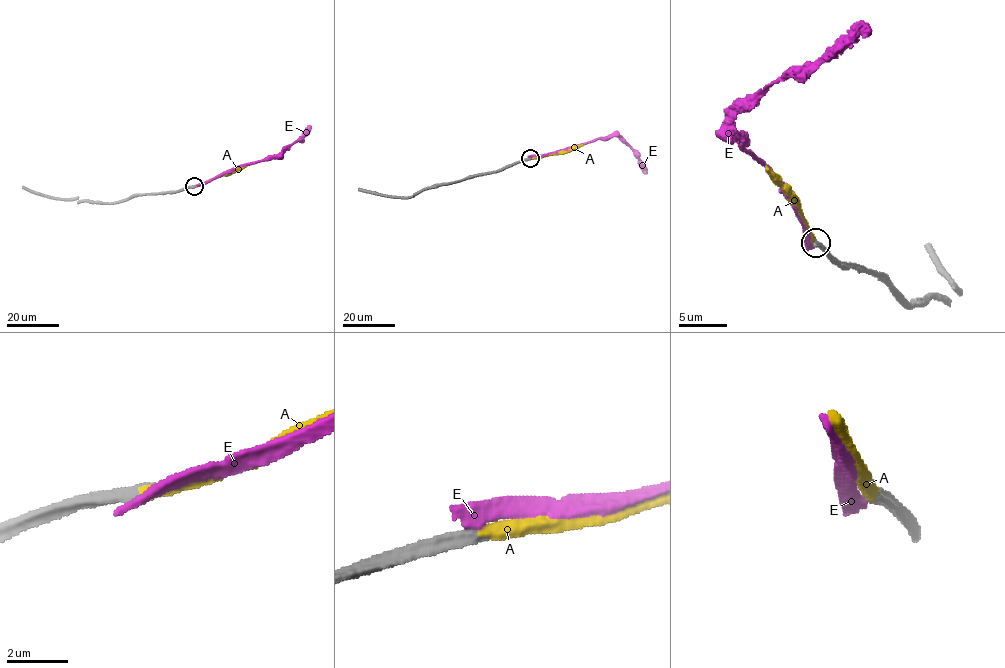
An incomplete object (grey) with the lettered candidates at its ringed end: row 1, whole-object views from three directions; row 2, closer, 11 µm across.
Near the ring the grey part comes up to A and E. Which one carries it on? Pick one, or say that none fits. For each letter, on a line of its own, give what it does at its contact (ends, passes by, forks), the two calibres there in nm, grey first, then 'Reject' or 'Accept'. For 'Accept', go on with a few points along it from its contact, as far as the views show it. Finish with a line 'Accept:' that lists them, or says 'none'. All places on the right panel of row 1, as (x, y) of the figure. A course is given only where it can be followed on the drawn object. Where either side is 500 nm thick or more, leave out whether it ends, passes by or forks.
A: It ends there. Thickness 460 nm (grey) against 440 nm. Accept. Its course: (816, 242), (795, 202), (778, 185), (766, 166)
E: It ends there. Thickness 480 nm (grey) against 460 nm. Reject
Accept: A

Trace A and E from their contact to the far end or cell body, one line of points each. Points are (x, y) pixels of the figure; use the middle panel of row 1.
A: (530, 158), (566, 153), (582, 145)
E: (530, 158), (567, 151), (598, 138), (619, 136), (630, 147), (646, 173)

